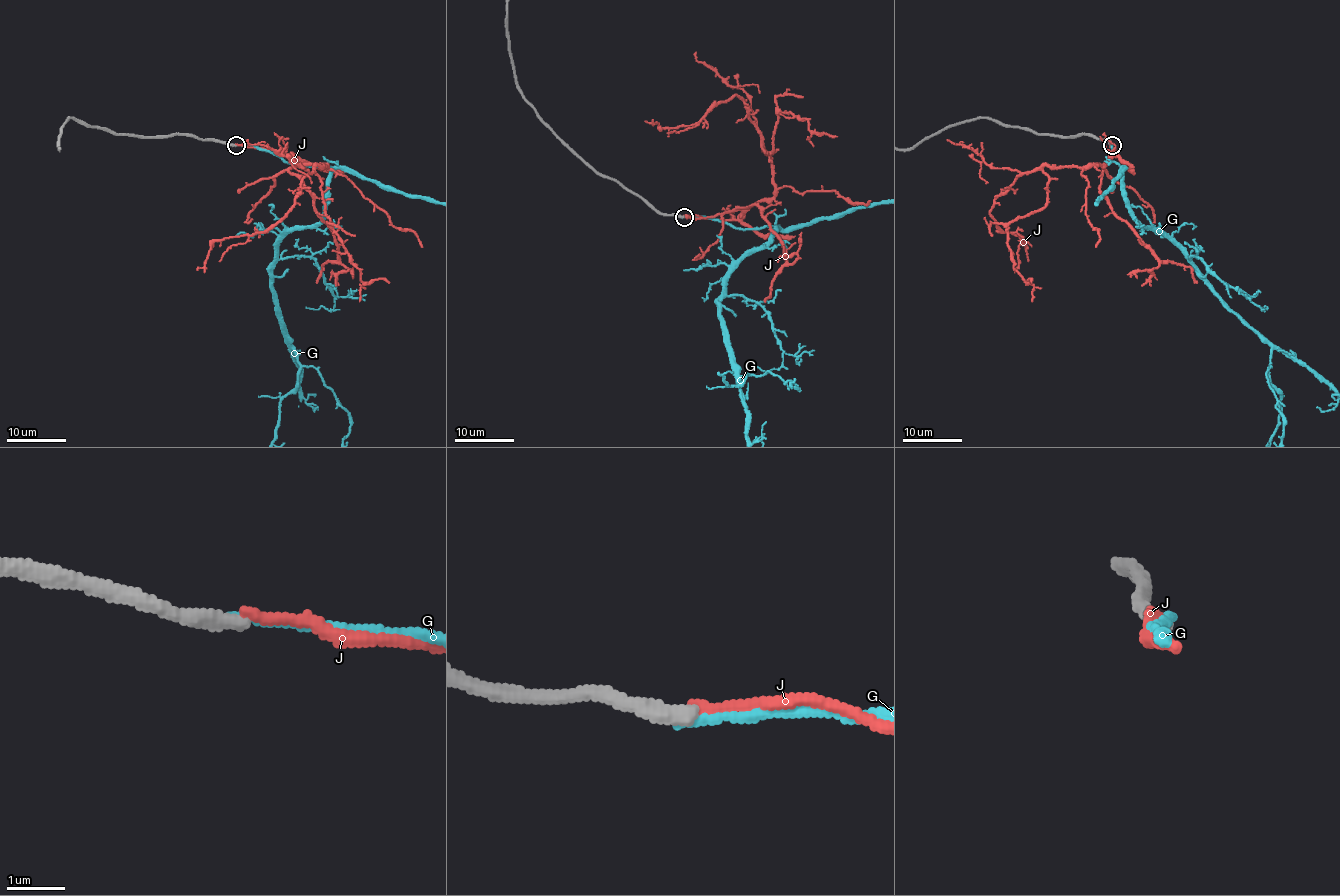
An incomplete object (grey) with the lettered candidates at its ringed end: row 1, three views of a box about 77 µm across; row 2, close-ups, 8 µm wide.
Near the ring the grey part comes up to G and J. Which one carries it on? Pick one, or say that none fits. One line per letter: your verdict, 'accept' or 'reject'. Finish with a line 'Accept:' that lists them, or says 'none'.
G: reject
J: reject
Accept: none

